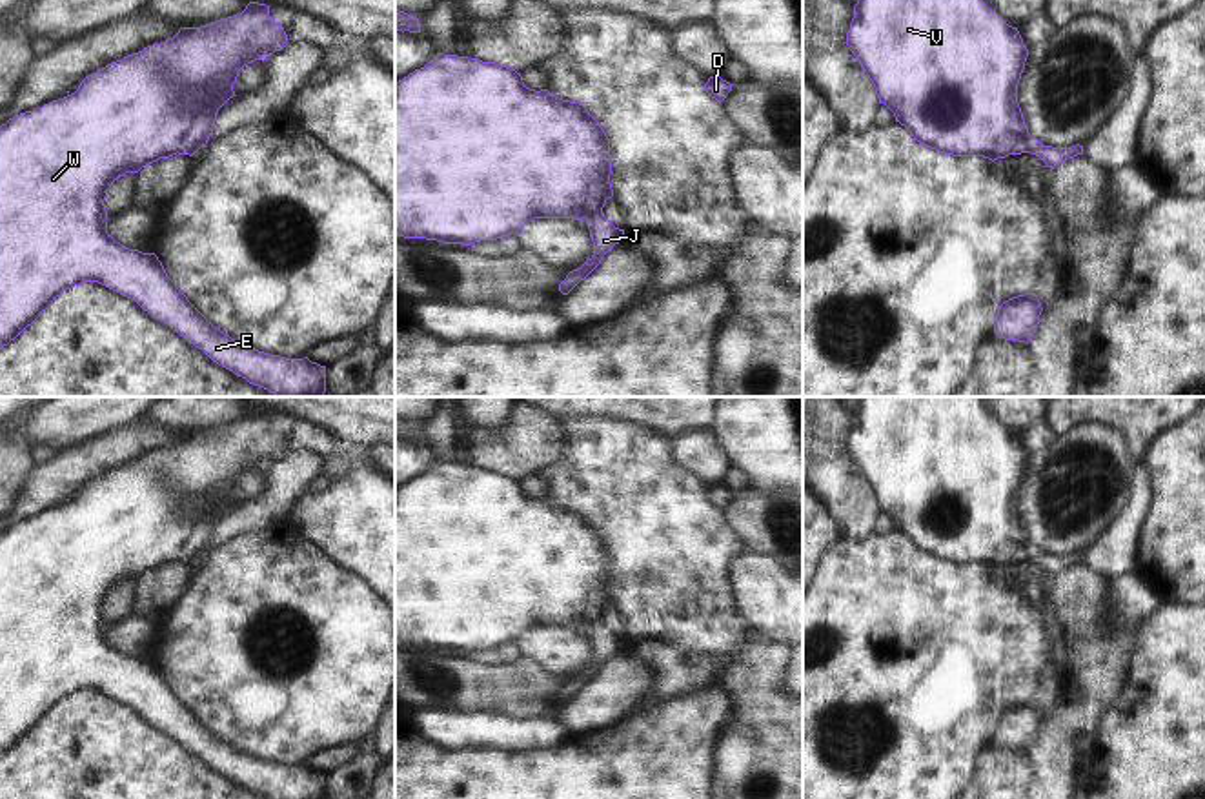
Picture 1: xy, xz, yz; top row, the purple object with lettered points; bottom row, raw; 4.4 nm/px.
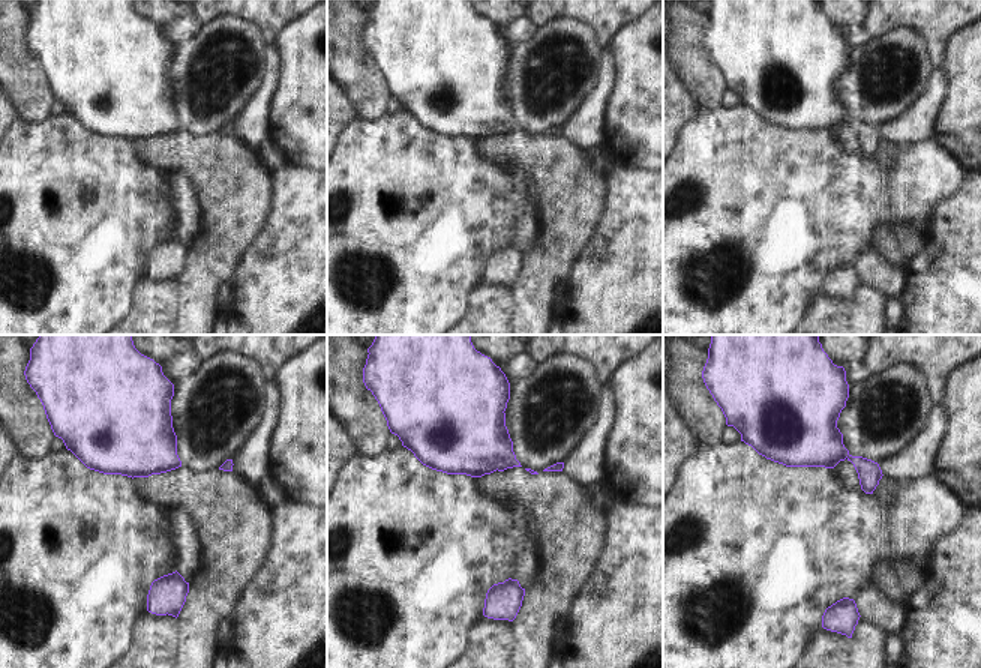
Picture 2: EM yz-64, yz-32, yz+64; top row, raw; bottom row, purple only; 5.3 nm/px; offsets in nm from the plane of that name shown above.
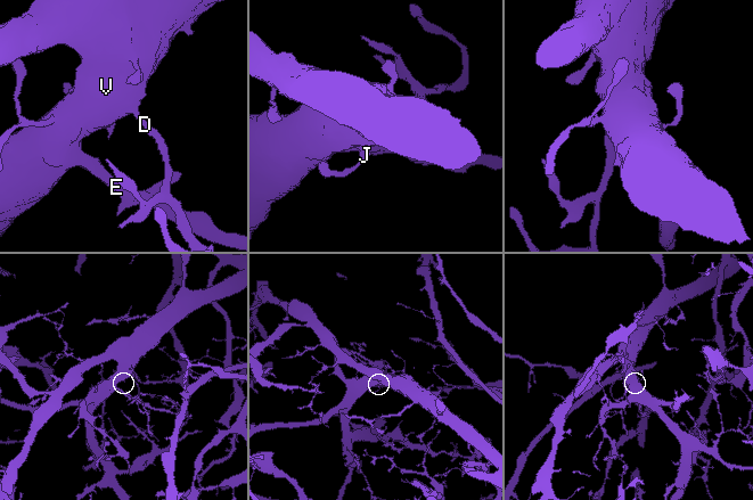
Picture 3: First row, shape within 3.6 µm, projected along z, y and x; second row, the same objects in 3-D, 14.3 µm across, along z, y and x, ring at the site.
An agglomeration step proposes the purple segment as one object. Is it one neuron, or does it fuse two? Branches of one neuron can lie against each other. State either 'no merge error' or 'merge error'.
no merge error

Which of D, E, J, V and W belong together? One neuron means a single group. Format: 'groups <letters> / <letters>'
groups D E J V W

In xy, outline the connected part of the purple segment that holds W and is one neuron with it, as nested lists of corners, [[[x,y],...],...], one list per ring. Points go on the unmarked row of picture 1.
[[[249,410],[238,422],[200,435],[180,435],[173,446],[147,453],[86,484],[75,501],[15,522],[0,533],[0,757],[31,733],[66,697],[98,690],[135,708],[153,726],[167,732],[213,770],[249,792],[268,799],[326,799],[326,774],[308,764],[286,766],[258,759],[215,735],[167,684],[155,661],[129,657],[107,641],[109,626],[104,613],[107,597],[126,581],[138,581],[177,561],[193,564],[206,553],[218,517],[237,504],[233,491],[238,479],[255,468],[264,470],[286,450],[288,442],[269,424],[269,413]]]

